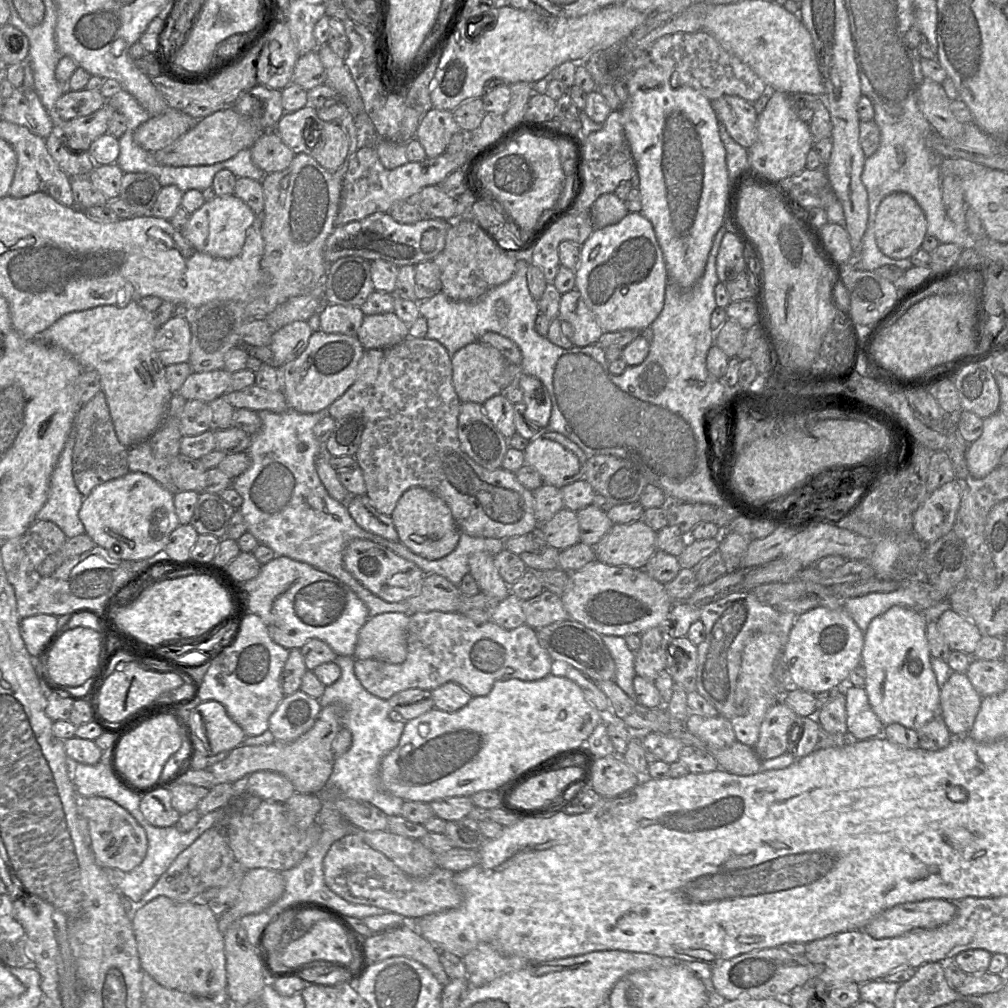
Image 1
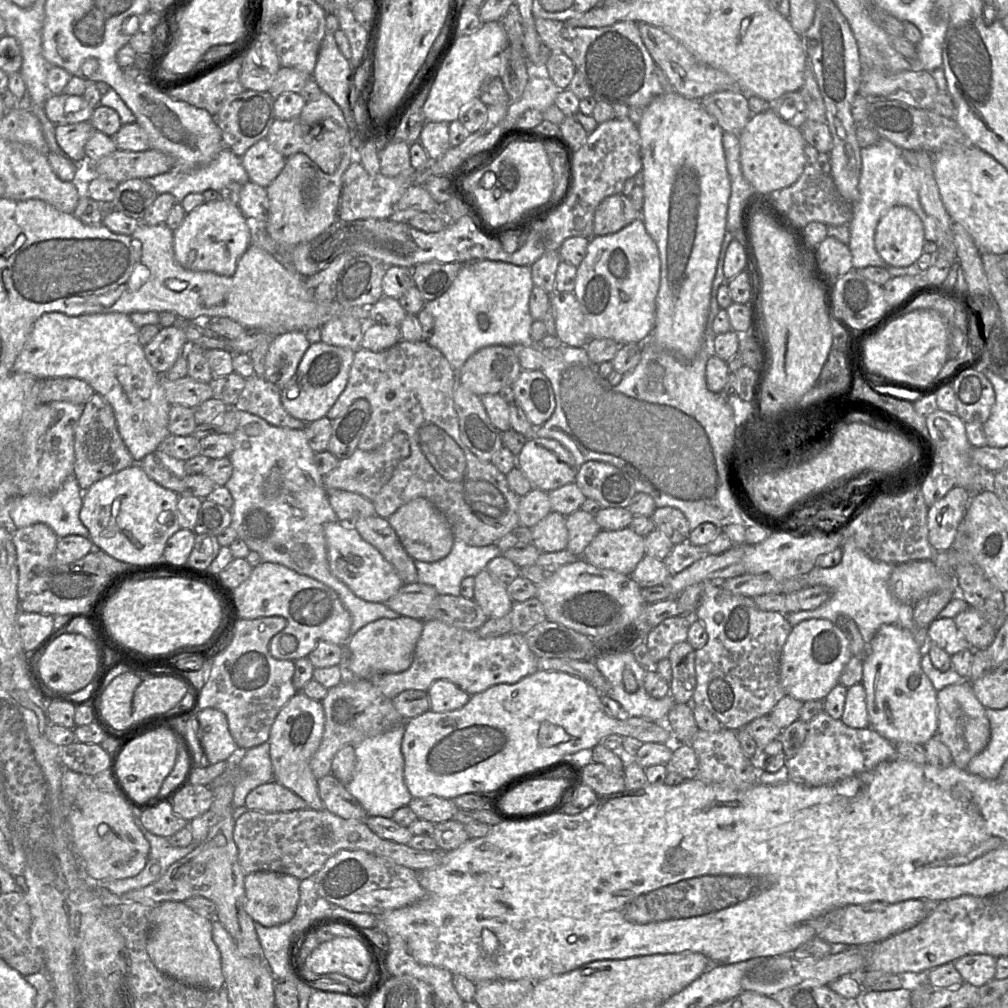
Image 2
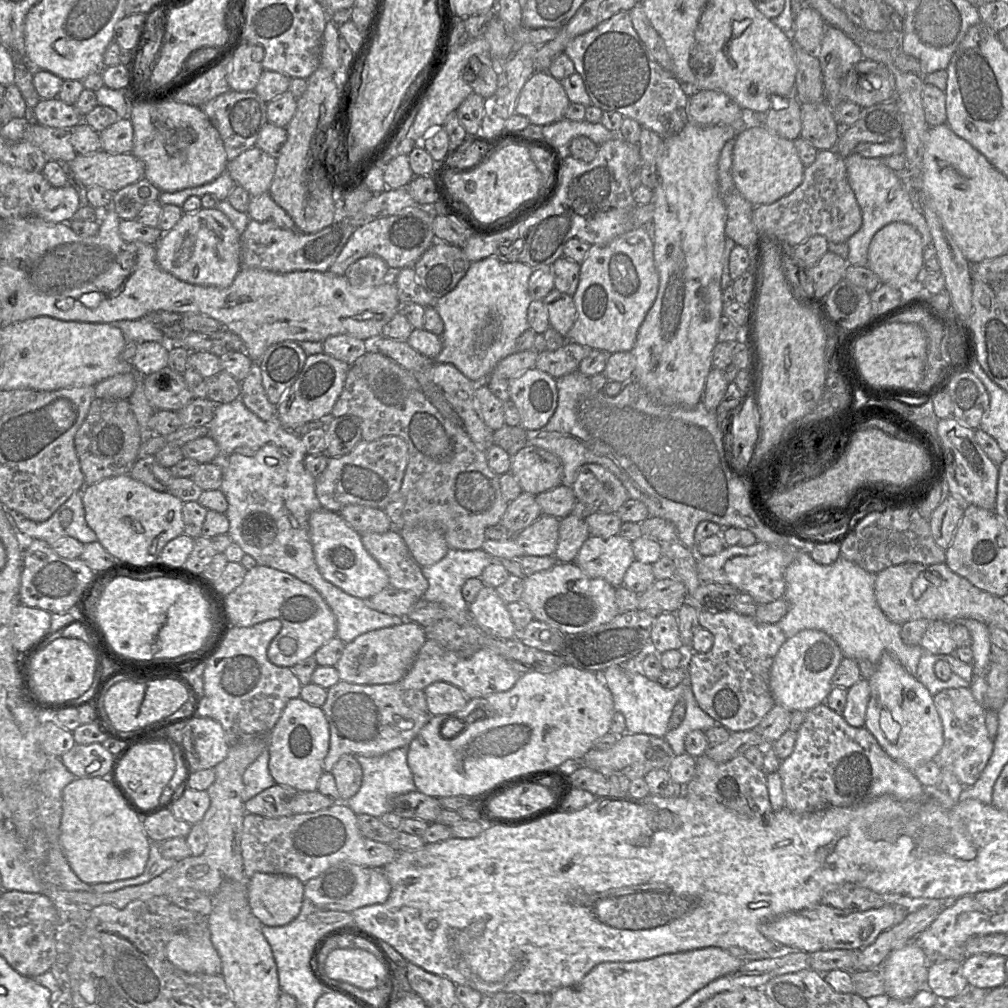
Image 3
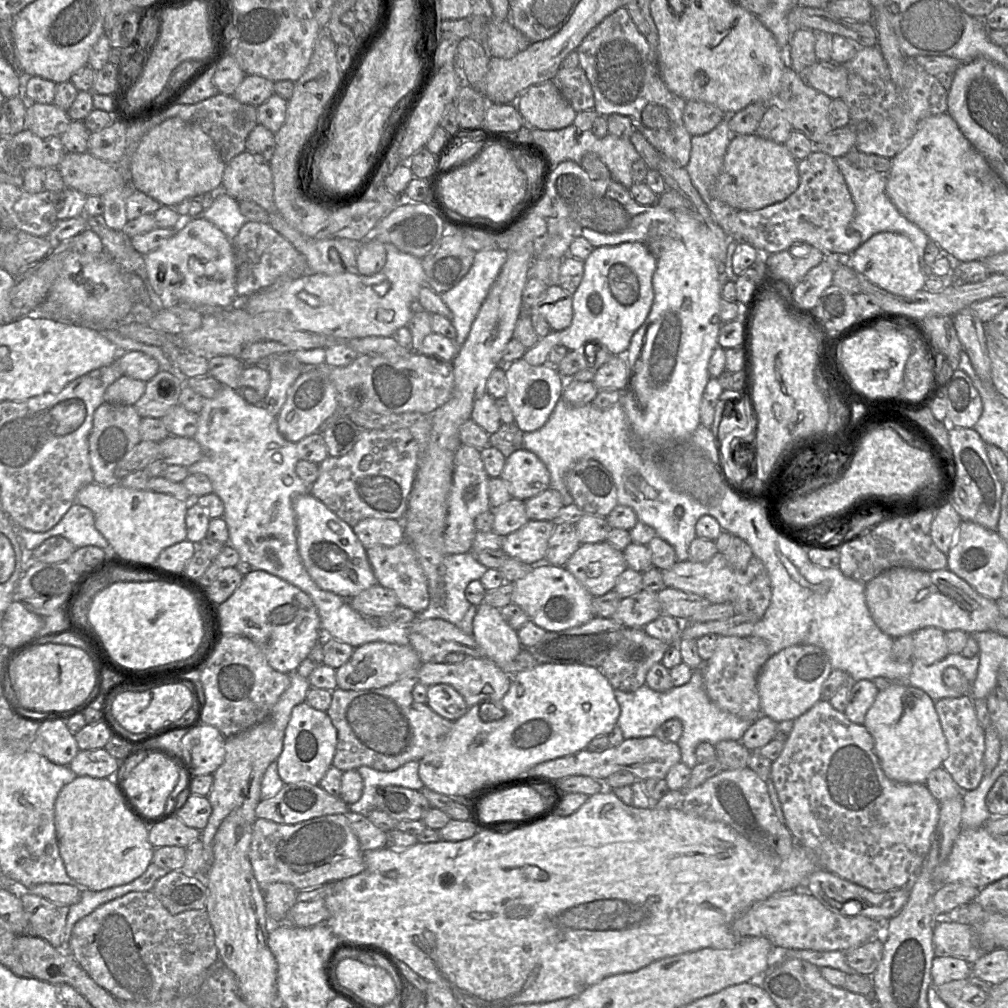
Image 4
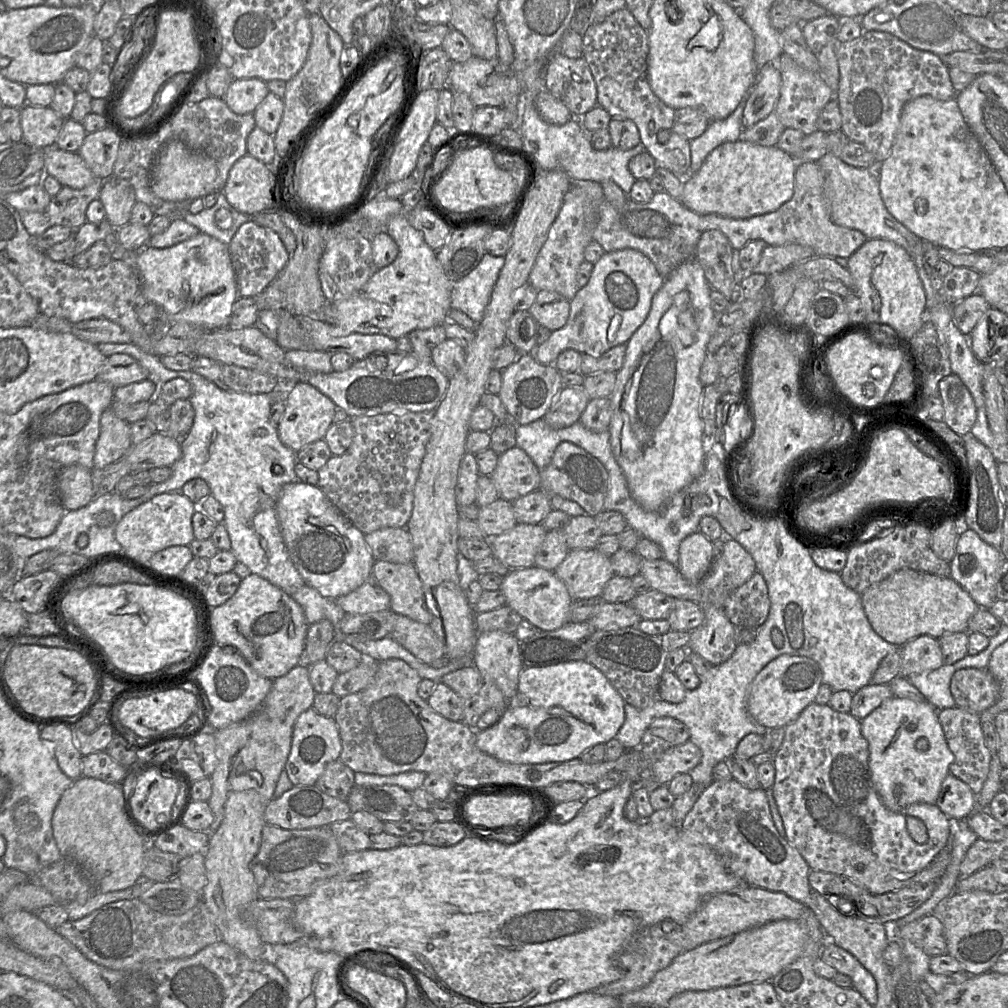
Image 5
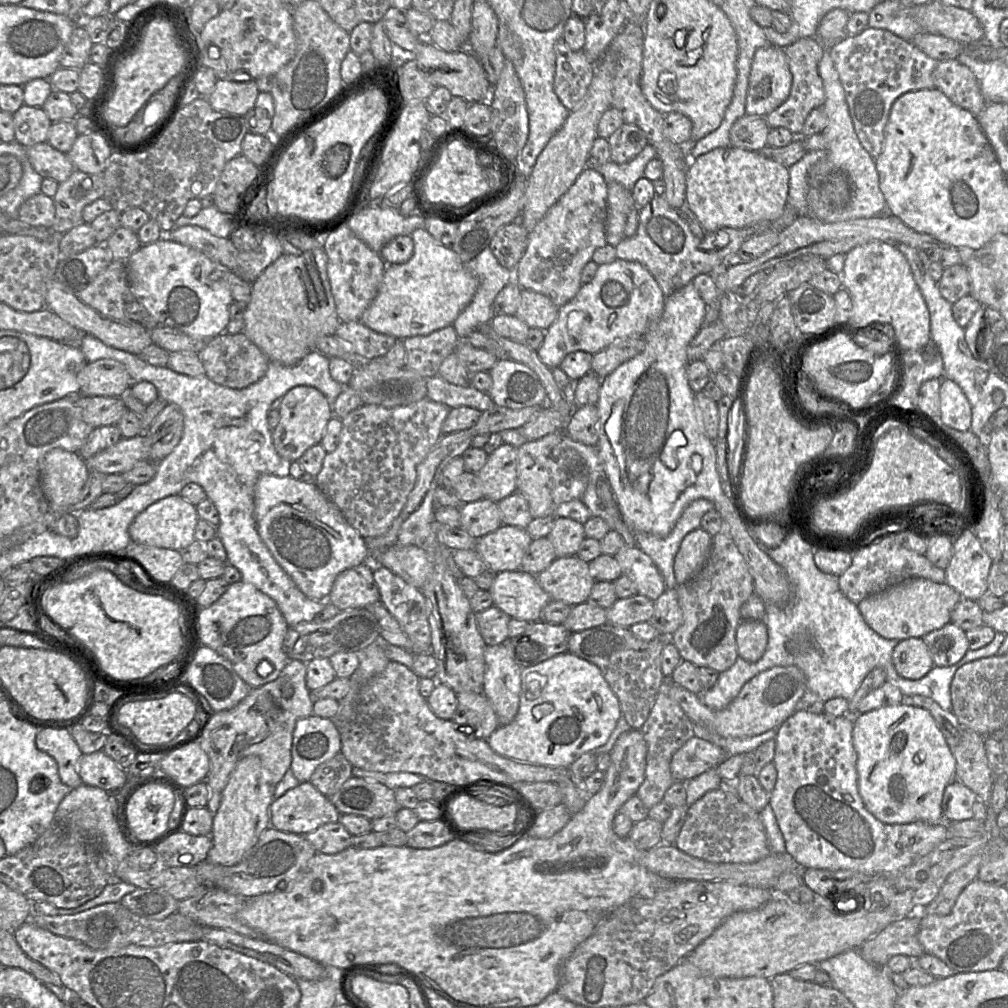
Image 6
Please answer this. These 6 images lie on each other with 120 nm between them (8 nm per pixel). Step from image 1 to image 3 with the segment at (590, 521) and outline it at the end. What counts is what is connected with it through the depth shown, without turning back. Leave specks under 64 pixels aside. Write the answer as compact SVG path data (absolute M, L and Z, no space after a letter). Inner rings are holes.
M571 513L562 518L559 522L559 537L554 554L557 562L573 562L581 546L589 537L590 532L584 519Z

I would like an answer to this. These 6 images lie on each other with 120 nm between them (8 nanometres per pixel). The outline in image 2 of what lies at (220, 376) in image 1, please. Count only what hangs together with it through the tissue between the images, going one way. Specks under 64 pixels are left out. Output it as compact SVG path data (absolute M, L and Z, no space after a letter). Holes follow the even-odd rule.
M160 375L160 383L171 406L182 405L195 408L213 397L209 383L197 382L188 375L174 381Z

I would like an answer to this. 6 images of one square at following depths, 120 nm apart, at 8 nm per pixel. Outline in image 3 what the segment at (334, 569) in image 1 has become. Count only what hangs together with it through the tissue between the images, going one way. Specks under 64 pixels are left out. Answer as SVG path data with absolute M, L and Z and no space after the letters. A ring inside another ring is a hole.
M239 398L229 403L216 404L212 421L206 425L209 435L218 445L219 452L211 461L222 470L220 490L225 495L229 521L228 535L245 554L252 556L258 565L268 566L293 575L311 585L324 599L336 619L336 637L345 644L366 632L401 624L403 617L379 612L365 600L351 596L323 578L315 561L309 533L309 516L322 506L316 496L314 478L305 468L307 455L300 436L273 421L263 421L251 412ZM449 549L440 561L422 567L422 573L428 582L428 589L422 598L445 603L459 610L468 609L469 604L461 592L464 583L470 578L480 578L483 570L493 560L482 549Z

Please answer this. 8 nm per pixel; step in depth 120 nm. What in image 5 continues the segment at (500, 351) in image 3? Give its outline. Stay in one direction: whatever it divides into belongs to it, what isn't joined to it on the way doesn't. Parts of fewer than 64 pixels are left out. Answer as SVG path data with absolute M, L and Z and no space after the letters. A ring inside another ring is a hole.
M485 253L478 265L465 277L452 282L450 295L451 309L457 309L479 324L484 317L486 306L505 257Z

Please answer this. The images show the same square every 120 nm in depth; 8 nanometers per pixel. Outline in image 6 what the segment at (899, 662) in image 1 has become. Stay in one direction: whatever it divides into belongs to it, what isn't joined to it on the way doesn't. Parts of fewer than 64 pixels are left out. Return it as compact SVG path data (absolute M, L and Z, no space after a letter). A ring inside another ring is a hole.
M907 700L894 706L883 706L862 714L854 716L852 742L857 753L856 769L858 774L858 791L863 800L865 808L879 821L885 824L906 824L922 821L936 825L944 822L941 802L945 787L955 780L956 762L943 734L939 730L931 713L922 708L913 706Z

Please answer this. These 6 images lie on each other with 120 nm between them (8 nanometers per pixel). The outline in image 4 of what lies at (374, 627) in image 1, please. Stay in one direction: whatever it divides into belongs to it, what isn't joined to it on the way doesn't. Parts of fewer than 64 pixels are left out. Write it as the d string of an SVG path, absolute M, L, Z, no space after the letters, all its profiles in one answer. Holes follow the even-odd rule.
M382 641L365 643L354 648L351 658L336 669L337 688L342 690L368 690L383 688L399 680L407 671L418 669L420 658L414 648Z

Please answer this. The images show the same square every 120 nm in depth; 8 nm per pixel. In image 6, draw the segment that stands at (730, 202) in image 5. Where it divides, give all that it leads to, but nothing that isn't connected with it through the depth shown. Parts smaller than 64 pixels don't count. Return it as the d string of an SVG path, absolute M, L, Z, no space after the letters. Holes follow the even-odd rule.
M735 147L715 148L695 159L689 159L686 169L686 203L707 232L724 227L744 228L759 221L774 221L783 214L787 203L788 168L758 151Z

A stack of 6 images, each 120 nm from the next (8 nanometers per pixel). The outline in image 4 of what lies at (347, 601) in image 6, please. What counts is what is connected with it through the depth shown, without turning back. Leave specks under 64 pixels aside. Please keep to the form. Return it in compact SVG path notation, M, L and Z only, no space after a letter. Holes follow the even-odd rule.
M376 583L349 599L354 610L366 617L381 617L399 606L396 594Z

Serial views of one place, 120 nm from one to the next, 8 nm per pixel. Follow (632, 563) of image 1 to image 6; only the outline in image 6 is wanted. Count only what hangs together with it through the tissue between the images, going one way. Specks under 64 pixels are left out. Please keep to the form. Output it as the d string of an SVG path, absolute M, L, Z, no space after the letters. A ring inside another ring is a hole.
M576 555L557 557L537 580L552 601L571 606L586 602L596 582L588 563Z

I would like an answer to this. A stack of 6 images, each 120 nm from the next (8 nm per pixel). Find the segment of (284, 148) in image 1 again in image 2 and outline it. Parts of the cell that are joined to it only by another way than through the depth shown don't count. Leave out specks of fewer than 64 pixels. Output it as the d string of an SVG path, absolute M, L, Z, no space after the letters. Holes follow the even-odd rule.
M266 138L253 144L241 156L241 160L250 181L263 187L267 187L286 164L286 157L279 153Z

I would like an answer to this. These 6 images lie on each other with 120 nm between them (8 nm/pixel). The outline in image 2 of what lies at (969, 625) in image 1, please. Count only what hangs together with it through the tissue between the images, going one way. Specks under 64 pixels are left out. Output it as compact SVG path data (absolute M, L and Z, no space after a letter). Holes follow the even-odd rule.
M952 618L934 619L927 627L927 636L930 642L939 646L949 655L954 655L970 647Z

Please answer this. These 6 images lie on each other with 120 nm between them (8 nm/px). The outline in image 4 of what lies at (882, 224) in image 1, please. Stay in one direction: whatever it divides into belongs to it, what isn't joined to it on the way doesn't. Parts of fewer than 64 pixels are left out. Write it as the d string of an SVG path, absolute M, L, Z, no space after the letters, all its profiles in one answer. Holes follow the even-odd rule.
M900 233L874 234L851 253L850 266L873 284L895 295L911 296L925 287L917 250L911 240Z

